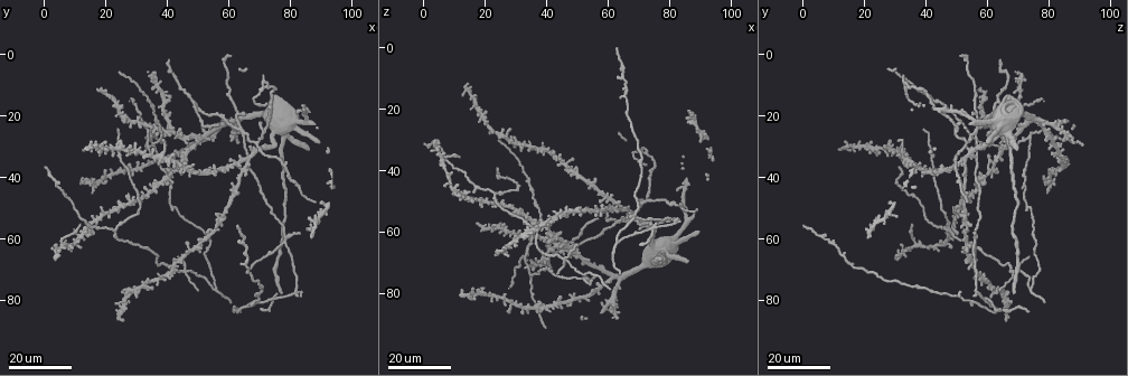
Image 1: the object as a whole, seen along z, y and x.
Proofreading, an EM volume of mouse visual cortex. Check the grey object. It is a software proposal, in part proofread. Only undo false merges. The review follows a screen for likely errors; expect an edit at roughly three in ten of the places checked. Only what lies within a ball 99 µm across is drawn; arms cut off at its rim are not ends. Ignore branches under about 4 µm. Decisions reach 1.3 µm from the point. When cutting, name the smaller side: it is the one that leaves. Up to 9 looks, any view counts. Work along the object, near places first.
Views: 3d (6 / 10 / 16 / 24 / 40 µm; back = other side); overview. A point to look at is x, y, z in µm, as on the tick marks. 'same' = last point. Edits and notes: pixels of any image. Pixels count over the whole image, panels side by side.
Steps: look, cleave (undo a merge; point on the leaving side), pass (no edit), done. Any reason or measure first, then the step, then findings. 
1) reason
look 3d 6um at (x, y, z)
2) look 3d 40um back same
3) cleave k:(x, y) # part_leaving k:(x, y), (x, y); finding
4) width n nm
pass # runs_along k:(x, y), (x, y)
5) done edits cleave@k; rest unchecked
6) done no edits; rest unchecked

side arm on a straight run
look 3d 24um at (34, 27, 73)

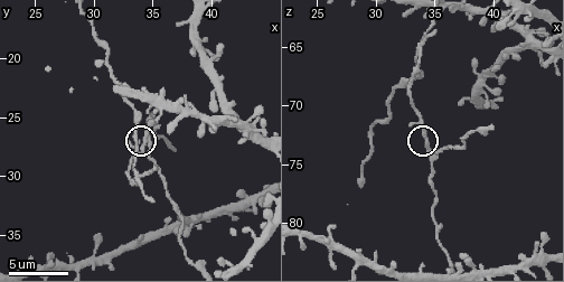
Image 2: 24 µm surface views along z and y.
look 3d 10um at (34.2, 27.0, 73.4)

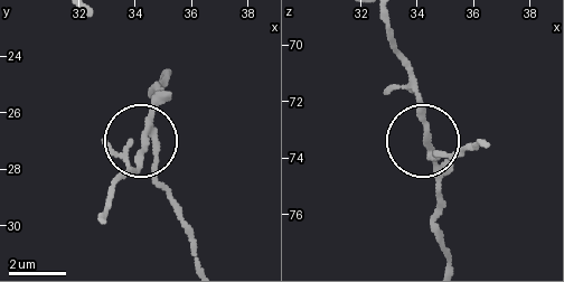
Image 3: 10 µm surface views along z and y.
arms 3
cleave 3:(146, 150) # part_leaving 3:(147, 123), (138, 166), (119, 180), (104, 214); two neurons meet here

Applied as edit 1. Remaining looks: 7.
look overview

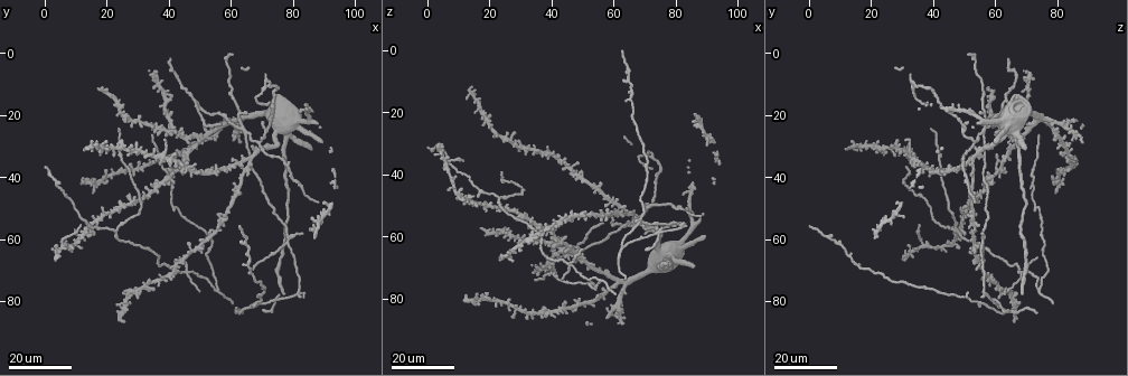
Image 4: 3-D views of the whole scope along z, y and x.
looks like a crossing
look 3d 16um at (42, 37, 61)

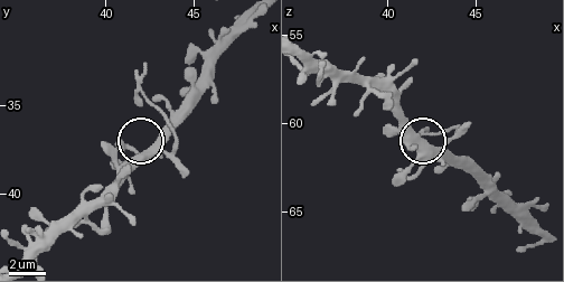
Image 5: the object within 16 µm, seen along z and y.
closer look
look 3d 10um at (43.1, 37.6, 61.3)

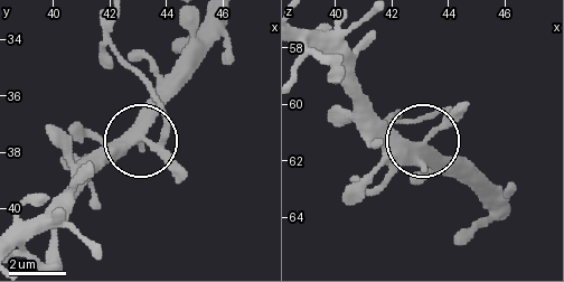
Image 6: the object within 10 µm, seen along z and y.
look 3d 6um at (43.1, 37.5, 61.4)

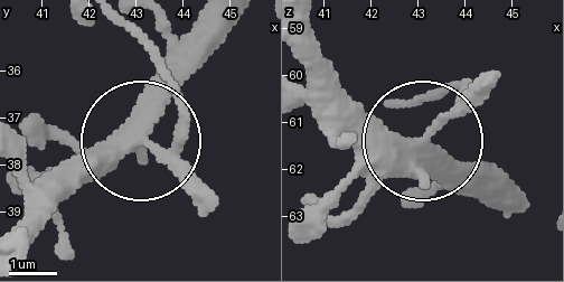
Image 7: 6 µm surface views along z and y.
width 320 nm
cleave 7:(169, 84) # part_leaving 7:(178, 142), (170, 75), (130, 27); a second neuron is stuck on

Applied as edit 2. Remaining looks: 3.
redraw
look overview

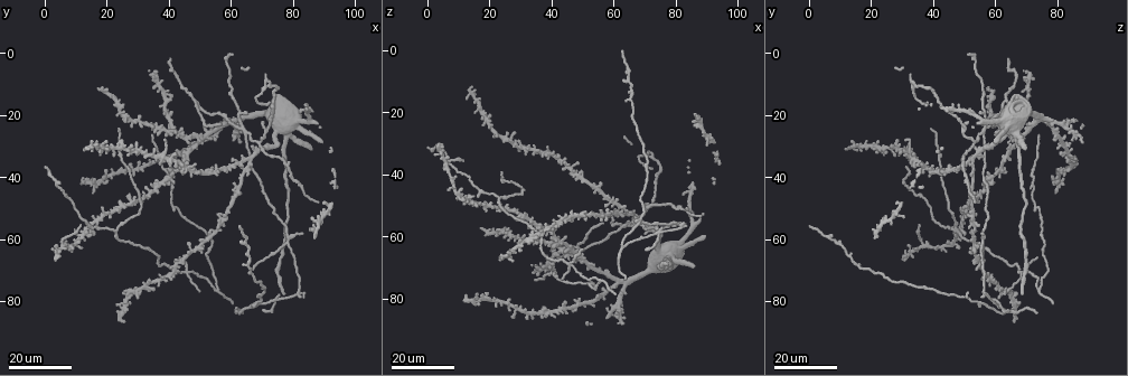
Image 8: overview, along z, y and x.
look 3d 24um at (6, 62, 37)

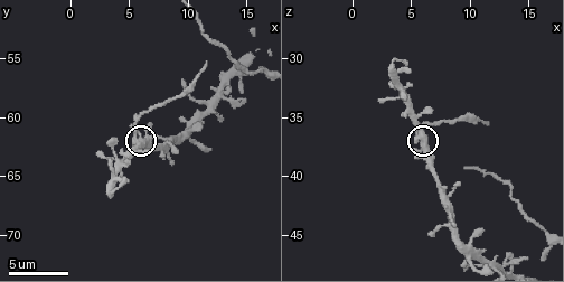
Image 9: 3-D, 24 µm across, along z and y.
look 3d 10um at (5.6, 62.2, 36.8)

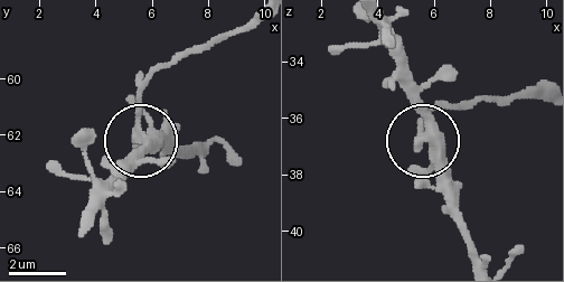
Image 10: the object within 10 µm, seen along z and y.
cleave 10:(143, 88) # part_leaving 10:(138, 124), (138, 97), (152, 76), (253, 18); two neurons meet here

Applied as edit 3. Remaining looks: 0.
done edits cleave@3, cleave@7, cleave@10; rest unchecked

